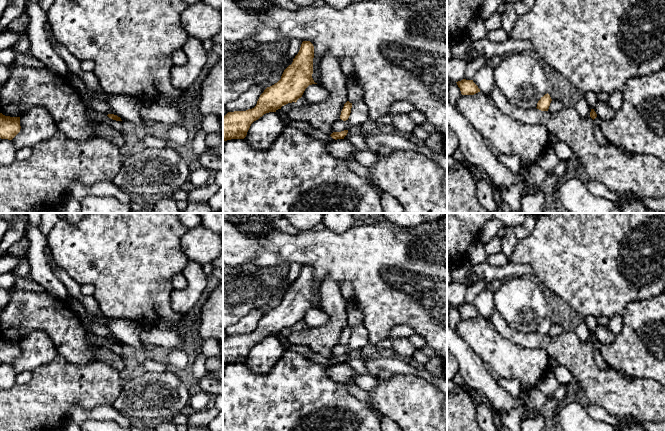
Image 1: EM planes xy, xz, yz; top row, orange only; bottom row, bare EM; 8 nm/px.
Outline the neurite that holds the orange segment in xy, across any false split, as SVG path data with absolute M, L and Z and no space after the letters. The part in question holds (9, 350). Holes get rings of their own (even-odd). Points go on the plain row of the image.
M0 337L0 362L12 364L20 356L20 341L5 340Z

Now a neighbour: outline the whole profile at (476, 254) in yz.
M478 240L469 245L467 251L467 260L472 264L480 264L486 262L487 254L484 250L484 245Z

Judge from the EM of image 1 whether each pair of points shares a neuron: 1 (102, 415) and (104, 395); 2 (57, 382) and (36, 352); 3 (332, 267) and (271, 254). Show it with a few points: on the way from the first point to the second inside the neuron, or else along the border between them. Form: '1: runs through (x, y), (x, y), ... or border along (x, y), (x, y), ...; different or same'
1: border along (79, 404), (85, 408), (111, 406); different
2: border along (58, 354), (48, 362), (39, 365), (32, 372); different
3: runs through (317, 255), (286, 255); same

